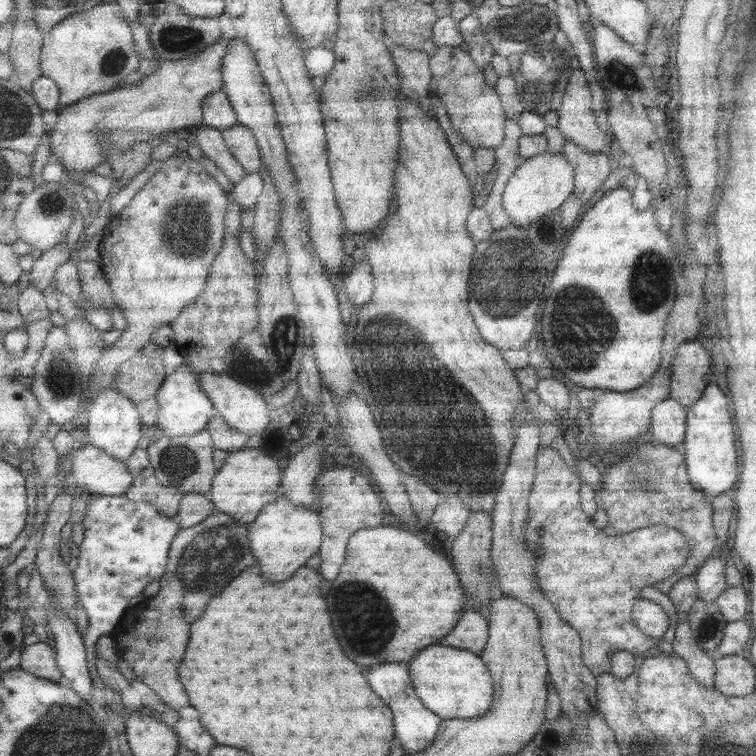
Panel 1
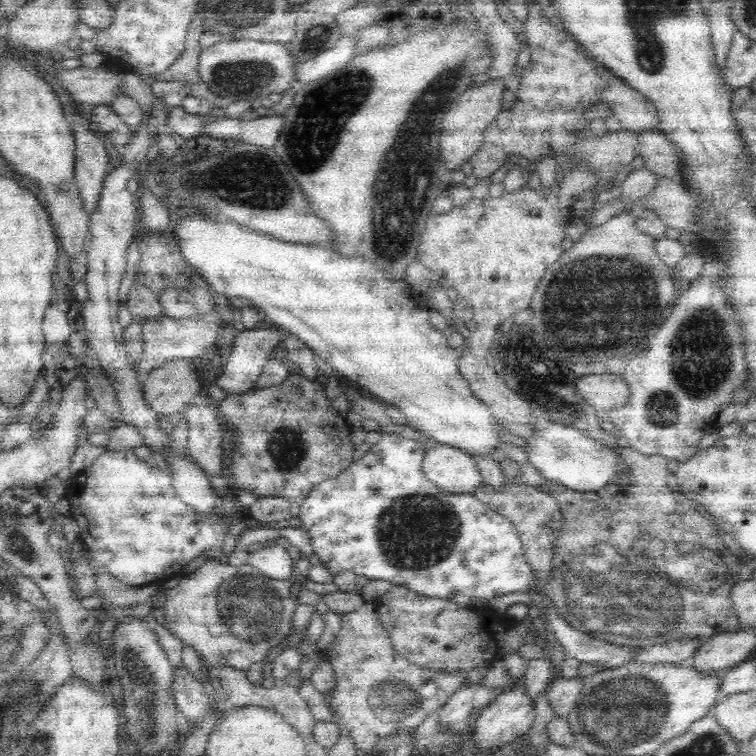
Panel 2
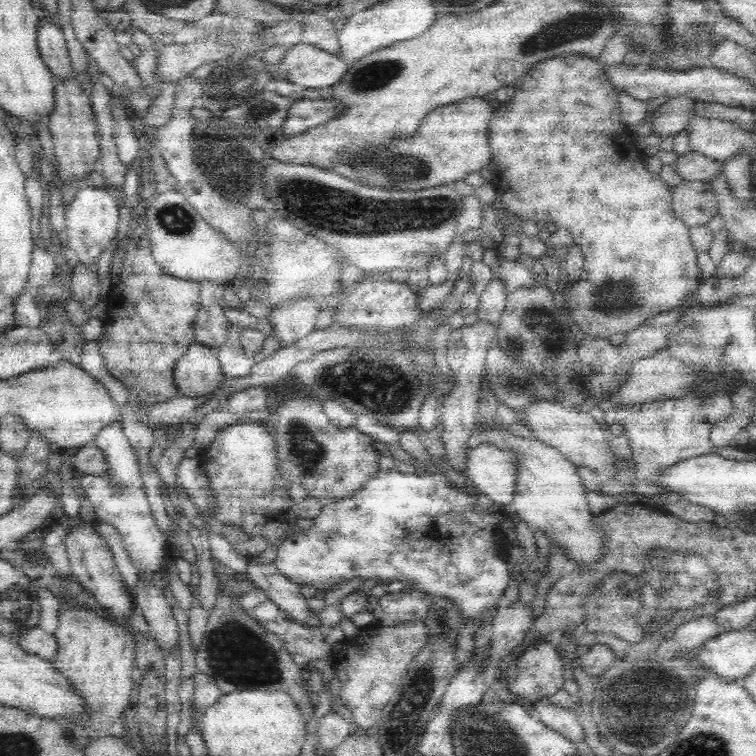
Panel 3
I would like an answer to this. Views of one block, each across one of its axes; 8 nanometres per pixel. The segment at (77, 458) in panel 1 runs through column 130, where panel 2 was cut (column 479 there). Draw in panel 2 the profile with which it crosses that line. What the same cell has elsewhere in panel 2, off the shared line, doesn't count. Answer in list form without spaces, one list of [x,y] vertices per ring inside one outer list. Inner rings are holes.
[[[440,444],[424,454],[422,476],[442,492],[466,496],[474,496],[476,488],[484,482],[470,454]]]

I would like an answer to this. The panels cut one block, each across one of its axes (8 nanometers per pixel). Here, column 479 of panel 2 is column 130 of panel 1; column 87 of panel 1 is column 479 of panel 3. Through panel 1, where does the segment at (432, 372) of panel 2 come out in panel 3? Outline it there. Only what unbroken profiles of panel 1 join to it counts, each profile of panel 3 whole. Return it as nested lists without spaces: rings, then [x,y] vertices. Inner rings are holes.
[[[480,406],[476,412],[476,426],[472,432],[472,444],[490,444],[514,454],[516,460],[516,494],[512,496],[514,510],[534,530],[544,530],[554,538],[554,546],[560,544],[568,550],[568,560],[576,560],[576,566],[596,564],[602,556],[602,532],[596,528],[596,520],[590,520],[592,510],[586,498],[586,486],[576,474],[576,466],[568,462],[556,448],[544,444],[538,438],[520,438],[508,432],[502,418],[496,414],[492,422],[484,422]]]

